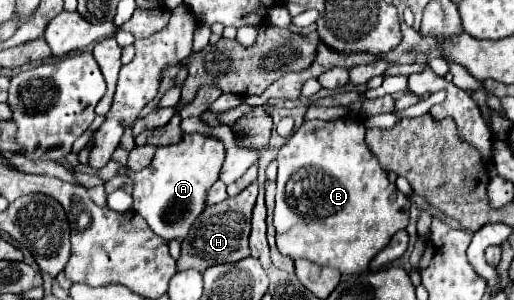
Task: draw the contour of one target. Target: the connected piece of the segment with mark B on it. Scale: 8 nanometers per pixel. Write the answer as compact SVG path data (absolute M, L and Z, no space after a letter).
M343 117L339 121L305 121L279 151L275 229L277 249L291 259L309 259L321 267L335 267L341 273L363 273L371 259L409 223L409 201L389 181L375 155L365 145L361 121Z

